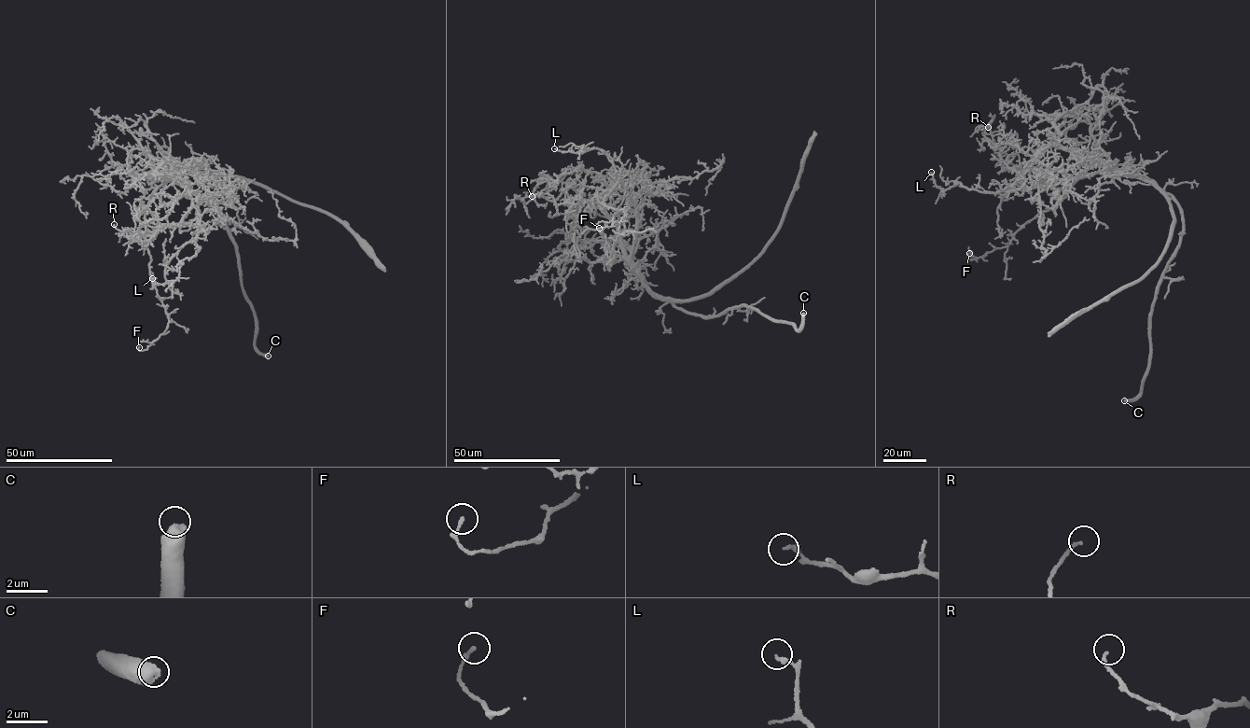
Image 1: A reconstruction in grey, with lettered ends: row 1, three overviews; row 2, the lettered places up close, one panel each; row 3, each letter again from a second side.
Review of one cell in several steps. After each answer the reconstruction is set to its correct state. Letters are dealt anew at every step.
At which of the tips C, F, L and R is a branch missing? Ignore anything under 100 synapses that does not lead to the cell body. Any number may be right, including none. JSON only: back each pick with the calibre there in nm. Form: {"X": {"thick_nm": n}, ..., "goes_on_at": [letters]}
{"C": {"thick_nm": 700}, "goes_on_at": ["C"]}

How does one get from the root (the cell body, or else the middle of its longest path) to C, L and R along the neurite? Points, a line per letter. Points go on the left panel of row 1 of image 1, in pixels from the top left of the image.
C: (172, 173), (184, 167), (196, 176), (219, 211), (234, 244), (243, 294), (253, 313), (256, 348), (268, 356)
L: (172, 173), (174, 183), (201, 200), (195, 243), (200, 250), (183, 259), (175, 280), (159, 285), (152, 278)
R: (172, 173), (171, 180), (182, 181), (191, 202), (180, 221), (160, 226), (142, 242), (114, 224)

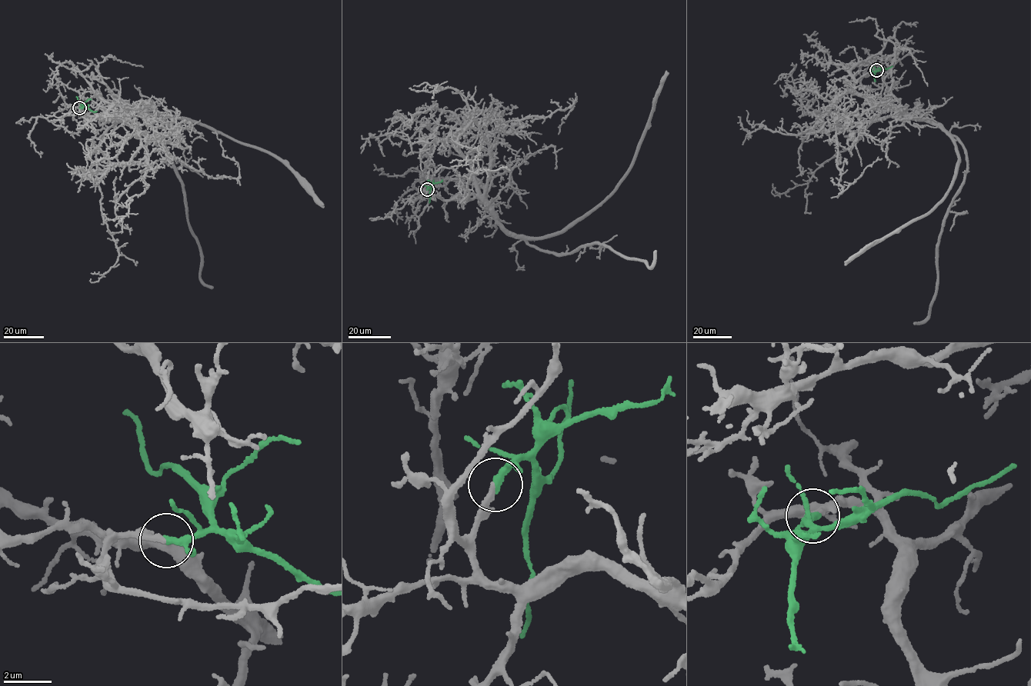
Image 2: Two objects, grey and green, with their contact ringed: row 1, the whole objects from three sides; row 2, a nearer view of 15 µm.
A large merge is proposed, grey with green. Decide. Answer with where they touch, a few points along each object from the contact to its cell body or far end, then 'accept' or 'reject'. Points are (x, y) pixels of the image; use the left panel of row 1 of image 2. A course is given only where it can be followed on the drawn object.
place (79, 108); course grey (79, 108), (95, 118), (115, 121), (124, 112), (135, 111), (190, 118), (274, 156), (323, 208); course green (80, 108), (83, 105), (76, 96); accept

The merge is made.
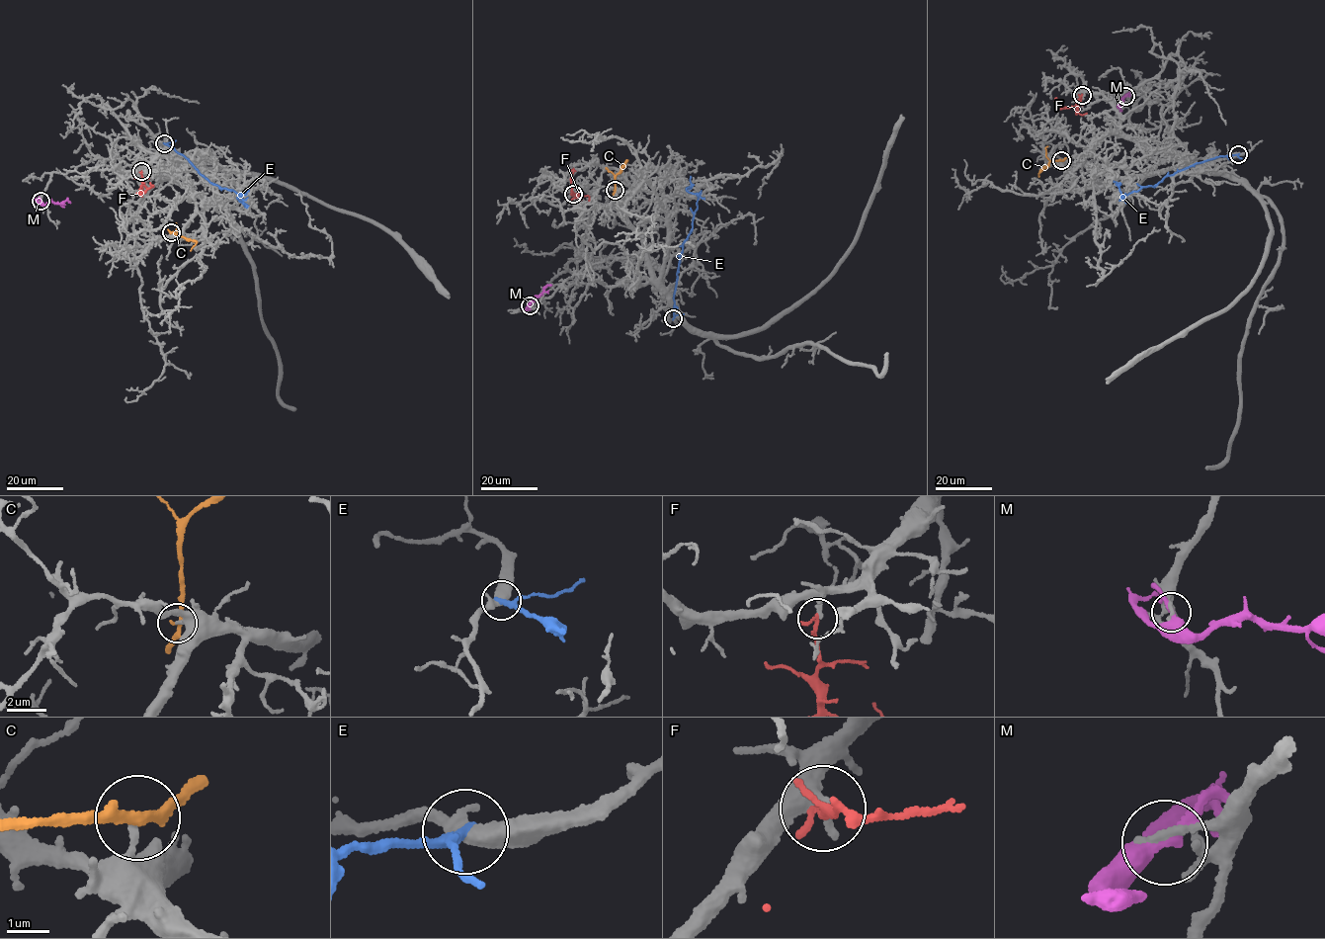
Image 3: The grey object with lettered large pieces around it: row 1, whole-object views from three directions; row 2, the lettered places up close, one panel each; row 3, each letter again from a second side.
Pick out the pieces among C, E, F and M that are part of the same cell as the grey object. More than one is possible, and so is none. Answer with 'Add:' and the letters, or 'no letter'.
Add: F

